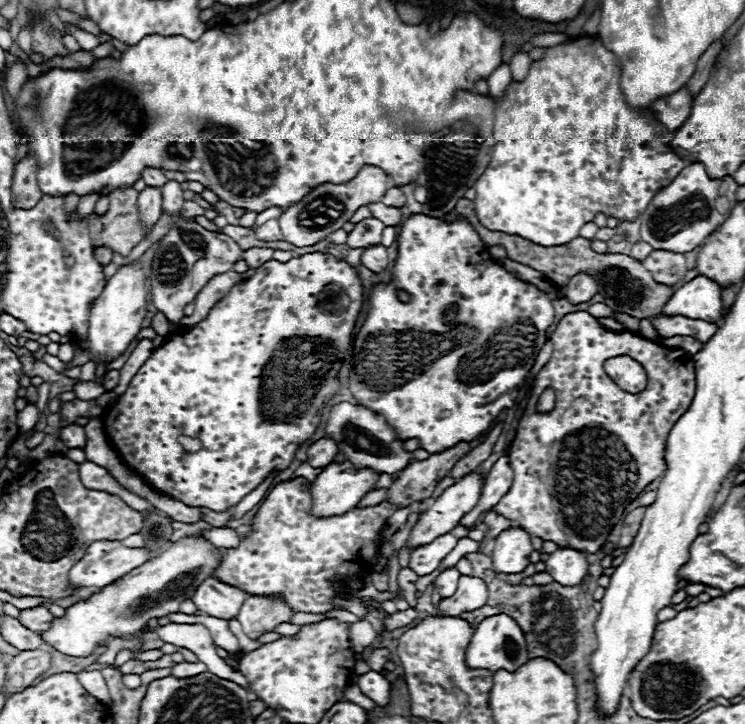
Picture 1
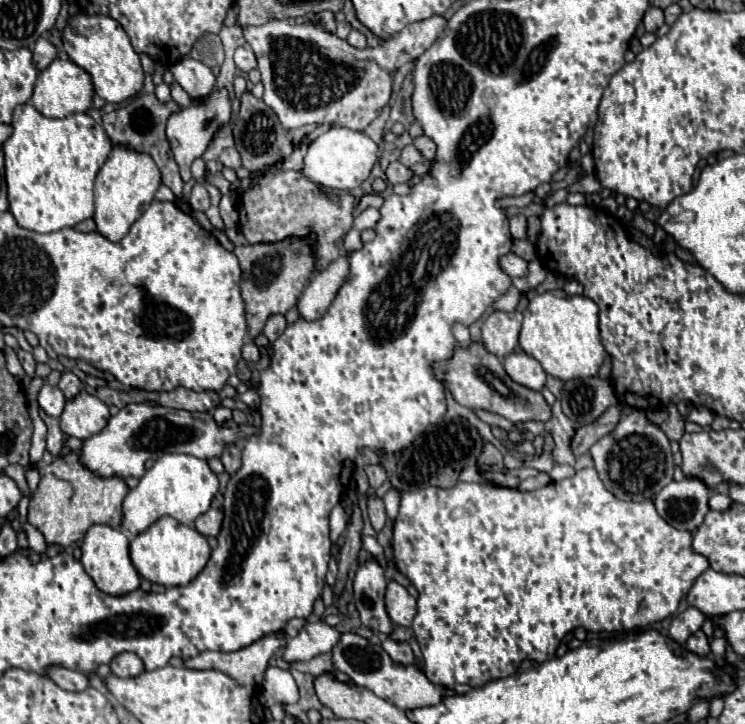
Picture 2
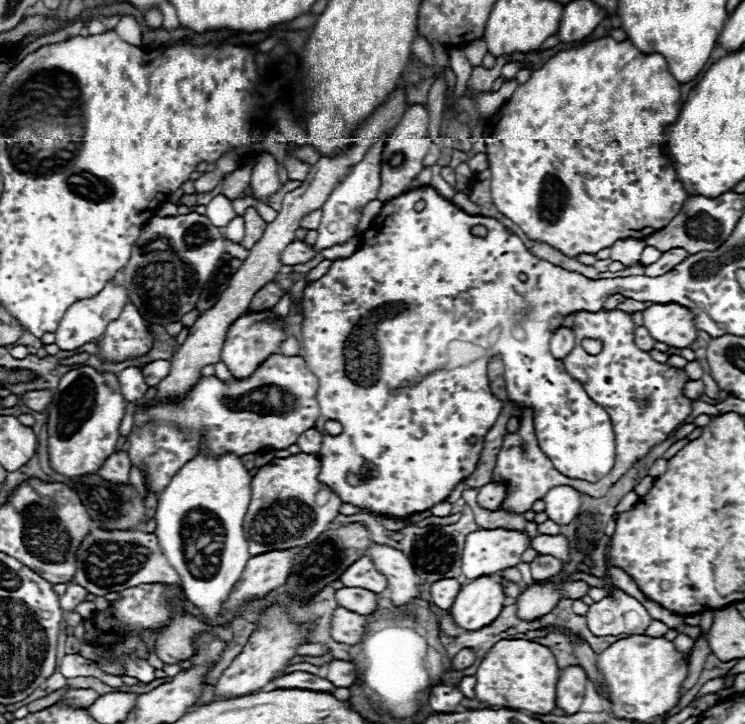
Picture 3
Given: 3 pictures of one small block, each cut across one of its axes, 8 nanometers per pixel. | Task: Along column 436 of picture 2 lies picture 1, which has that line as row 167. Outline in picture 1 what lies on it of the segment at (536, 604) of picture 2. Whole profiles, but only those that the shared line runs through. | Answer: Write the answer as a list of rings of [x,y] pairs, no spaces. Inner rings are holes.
[[[580,36],[578,40],[568,40],[562,42],[554,48],[544,48],[544,56],[540,60],[534,60],[530,64],[528,76],[522,82],[510,82],[510,86],[506,88],[504,96],[500,100],[496,100],[494,106],[494,148],[492,148],[492,160],[486,168],[486,172],[478,178],[478,182],[474,184],[476,198],[474,198],[474,210],[478,220],[488,228],[488,230],[498,230],[498,232],[506,232],[506,234],[516,234],[522,236],[534,244],[542,244],[542,246],[560,246],[560,244],[568,244],[574,238],[580,236],[580,228],[588,222],[594,220],[594,216],[598,212],[604,212],[606,216],[614,216],[620,222],[632,222],[636,220],[646,206],[650,204],[650,200],[664,188],[668,186],[682,168],[688,166],[686,160],[682,160],[678,154],[674,154],[666,142],[662,142],[662,138],[658,136],[658,132],[654,127],[654,120],[647,116],[642,110],[632,110],[624,98],[624,92],[620,88],[620,76],[622,76],[622,66],[616,60],[616,56],[606,50],[606,46],[602,44],[600,36]]]

